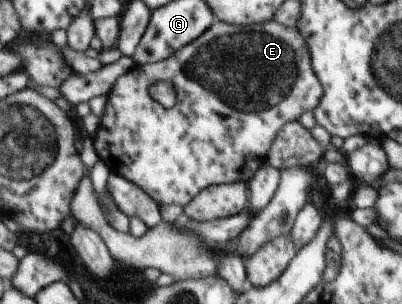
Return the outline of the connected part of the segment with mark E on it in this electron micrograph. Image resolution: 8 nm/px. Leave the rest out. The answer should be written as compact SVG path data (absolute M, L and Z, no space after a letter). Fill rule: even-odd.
M215 19L205 34L196 38L191 44L185 45L175 55L145 66L135 64L129 72L122 74L115 81L111 92L106 98L106 107L104 114L100 118L100 125L93 136L94 147L99 159L103 160L111 173L121 174L123 178L140 186L158 205L179 205L183 208L209 185L236 183L239 181L247 182L256 174L260 166L266 162L268 152L273 146L277 133L288 123L298 121L303 112L317 108L323 93L323 87L312 69L308 46L295 27L287 28L273 19L261 24L245 26L230 25ZM159 80L171 81L177 91L177 103L172 108L163 107L149 95L149 87L159 82Z

